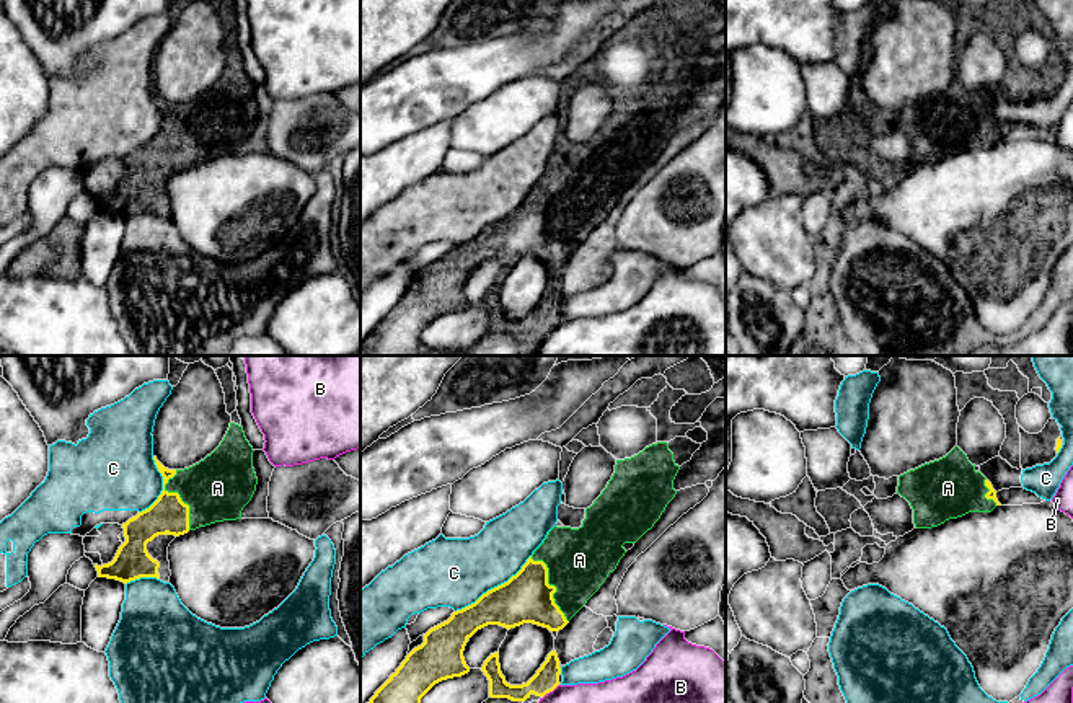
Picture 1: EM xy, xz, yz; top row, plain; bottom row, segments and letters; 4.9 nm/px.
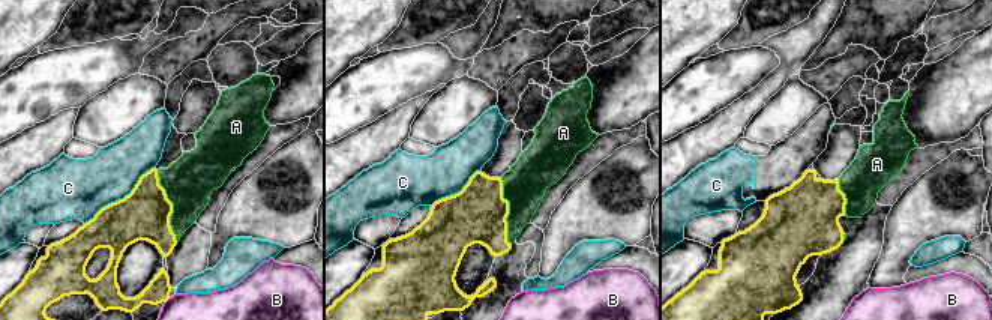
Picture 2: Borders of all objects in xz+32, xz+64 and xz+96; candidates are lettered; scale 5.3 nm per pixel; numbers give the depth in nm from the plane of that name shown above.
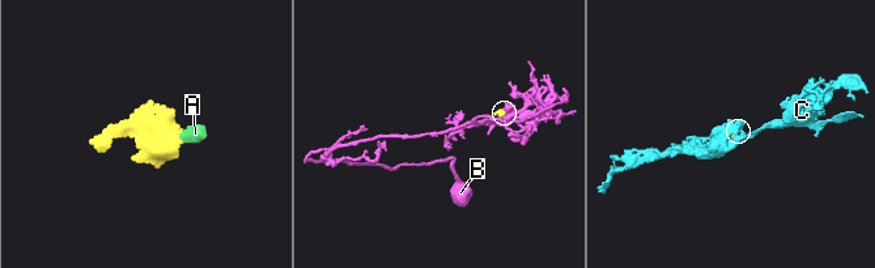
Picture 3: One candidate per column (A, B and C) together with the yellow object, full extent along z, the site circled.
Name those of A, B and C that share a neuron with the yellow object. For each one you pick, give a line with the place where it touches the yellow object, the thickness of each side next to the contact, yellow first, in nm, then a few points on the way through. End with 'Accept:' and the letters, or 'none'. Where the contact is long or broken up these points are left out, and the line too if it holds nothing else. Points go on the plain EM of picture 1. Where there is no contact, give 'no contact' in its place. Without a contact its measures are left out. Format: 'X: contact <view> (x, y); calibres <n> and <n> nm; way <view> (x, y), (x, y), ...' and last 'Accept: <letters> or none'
A: contact xz (553, 221); calibres 260 and 320 nm
Accept: A

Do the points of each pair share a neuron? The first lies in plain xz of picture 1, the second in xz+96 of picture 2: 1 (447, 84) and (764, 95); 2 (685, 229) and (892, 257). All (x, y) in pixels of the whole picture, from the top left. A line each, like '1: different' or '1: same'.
1: different
2: same

